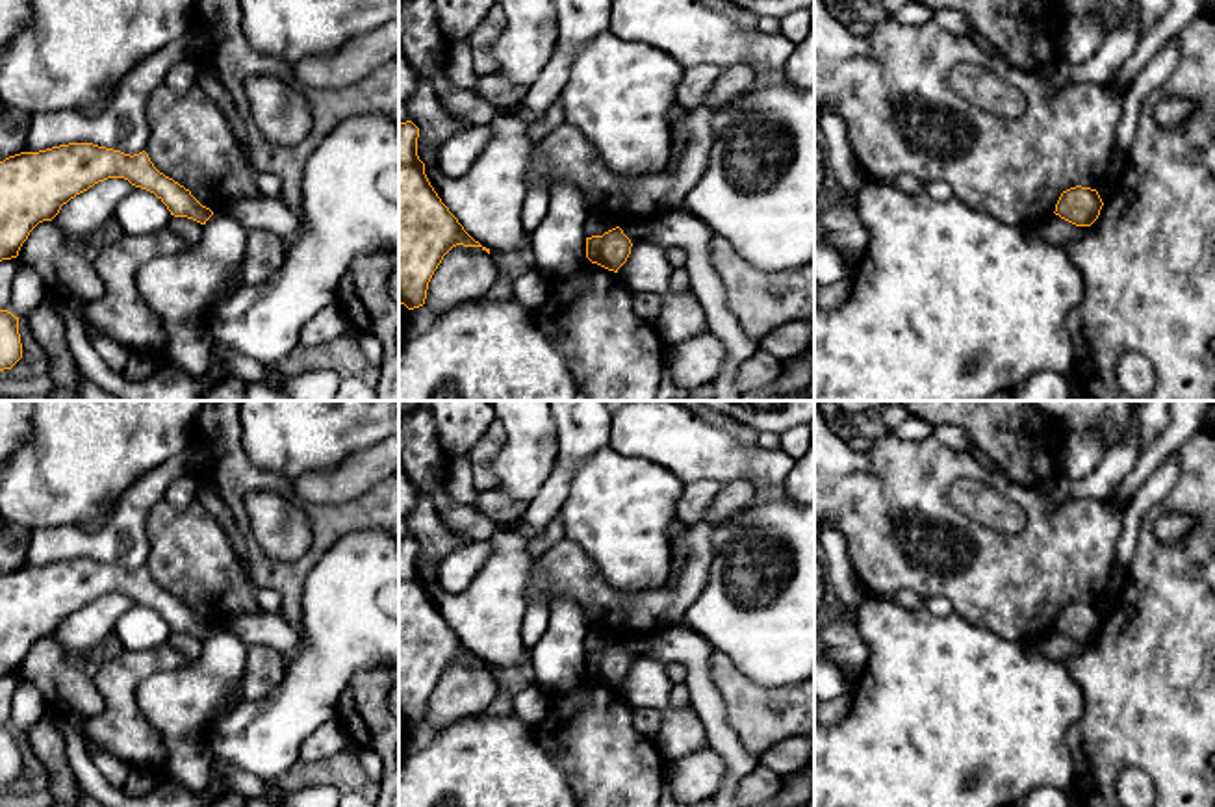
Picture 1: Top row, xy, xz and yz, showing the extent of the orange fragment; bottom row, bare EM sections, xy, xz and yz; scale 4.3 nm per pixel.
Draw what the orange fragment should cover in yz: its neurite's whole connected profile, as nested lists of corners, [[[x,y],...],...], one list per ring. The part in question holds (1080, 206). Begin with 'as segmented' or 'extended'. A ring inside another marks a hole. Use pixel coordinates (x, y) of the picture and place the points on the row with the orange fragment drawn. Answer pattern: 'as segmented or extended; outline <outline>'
as segmented; outline [[[1076,186],[1061,193],[1054,213],[1076,226],[1091,226],[1102,206],[1096,189]]]

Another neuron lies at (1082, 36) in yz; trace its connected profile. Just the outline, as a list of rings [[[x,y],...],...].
[[[1076,17],[1068,20],[1059,35],[1061,59],[1080,65],[1093,58],[1107,37],[1106,26],[1094,17]]]

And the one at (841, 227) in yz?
[[[842,195],[824,213],[814,215],[822,243],[863,256],[868,243],[868,226],[861,221],[851,195]]]

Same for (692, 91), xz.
[[[696,65],[684,69],[683,80],[677,87],[677,104],[686,111],[707,104],[709,91],[722,74],[722,65]]]

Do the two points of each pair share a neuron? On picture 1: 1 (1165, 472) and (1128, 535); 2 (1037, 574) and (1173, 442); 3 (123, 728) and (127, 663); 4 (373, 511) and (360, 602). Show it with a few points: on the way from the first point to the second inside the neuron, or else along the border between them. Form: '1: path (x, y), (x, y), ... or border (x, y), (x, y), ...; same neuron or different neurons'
1: path (1156, 486), (1138, 507), (1132, 520); same neuron
2: border (1108, 501), (1123, 512); different neurons
3: path (123, 711), (123, 679); same neuron
4: border (379, 529), (349, 531), (329, 548); different neurons

